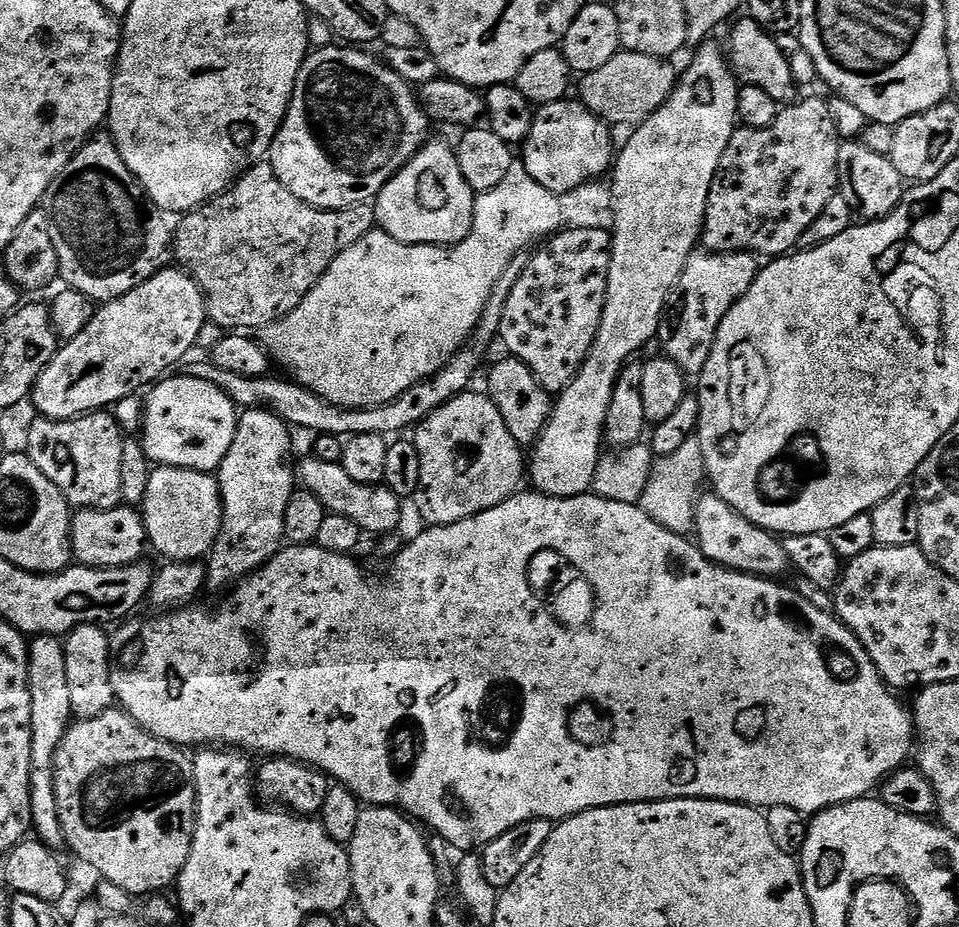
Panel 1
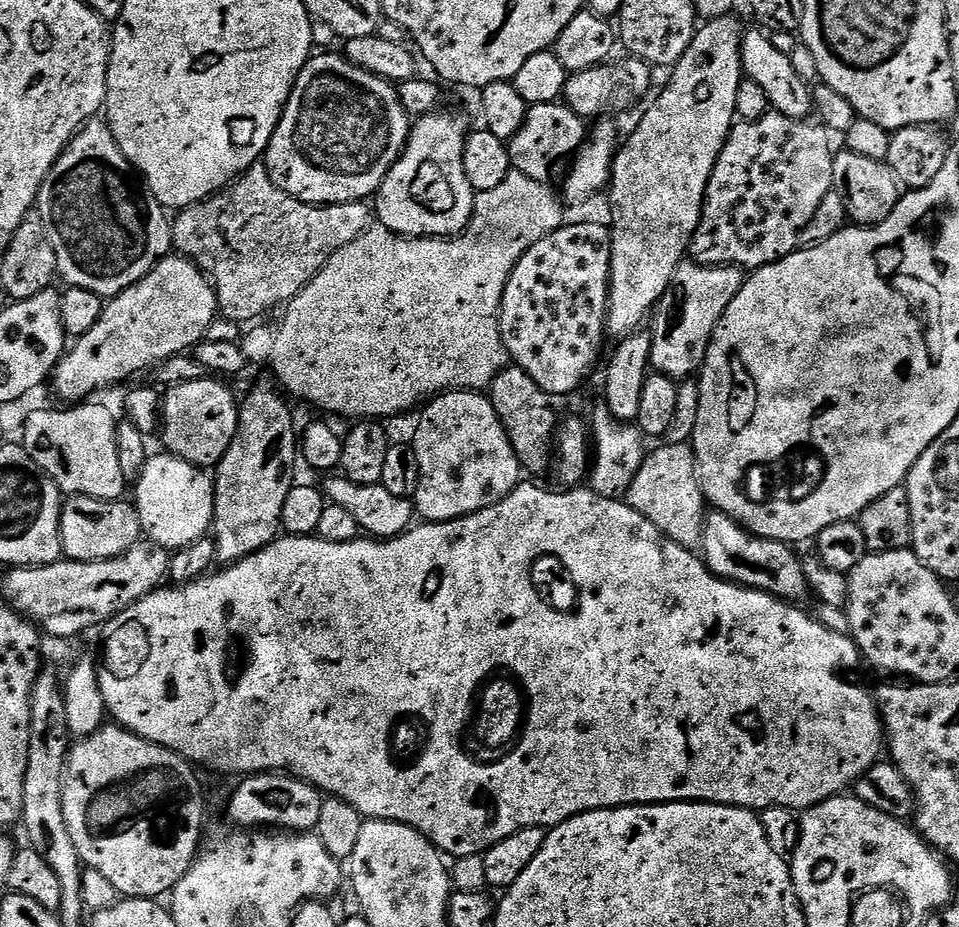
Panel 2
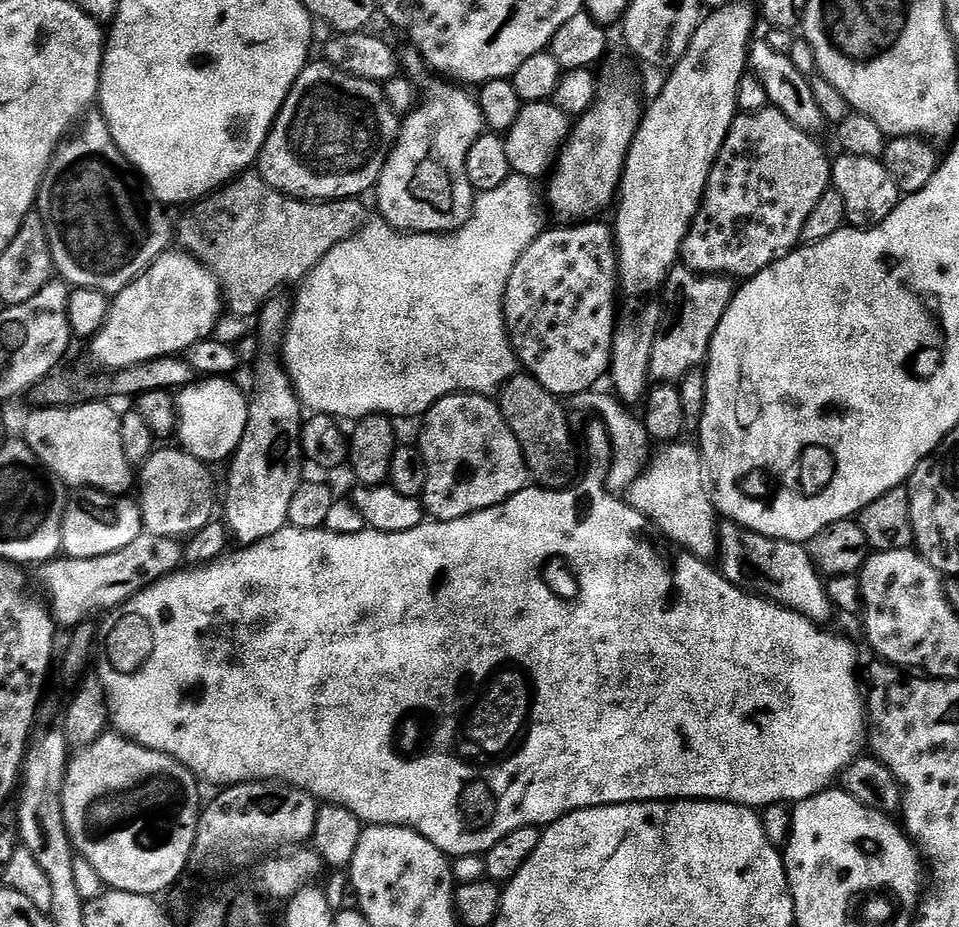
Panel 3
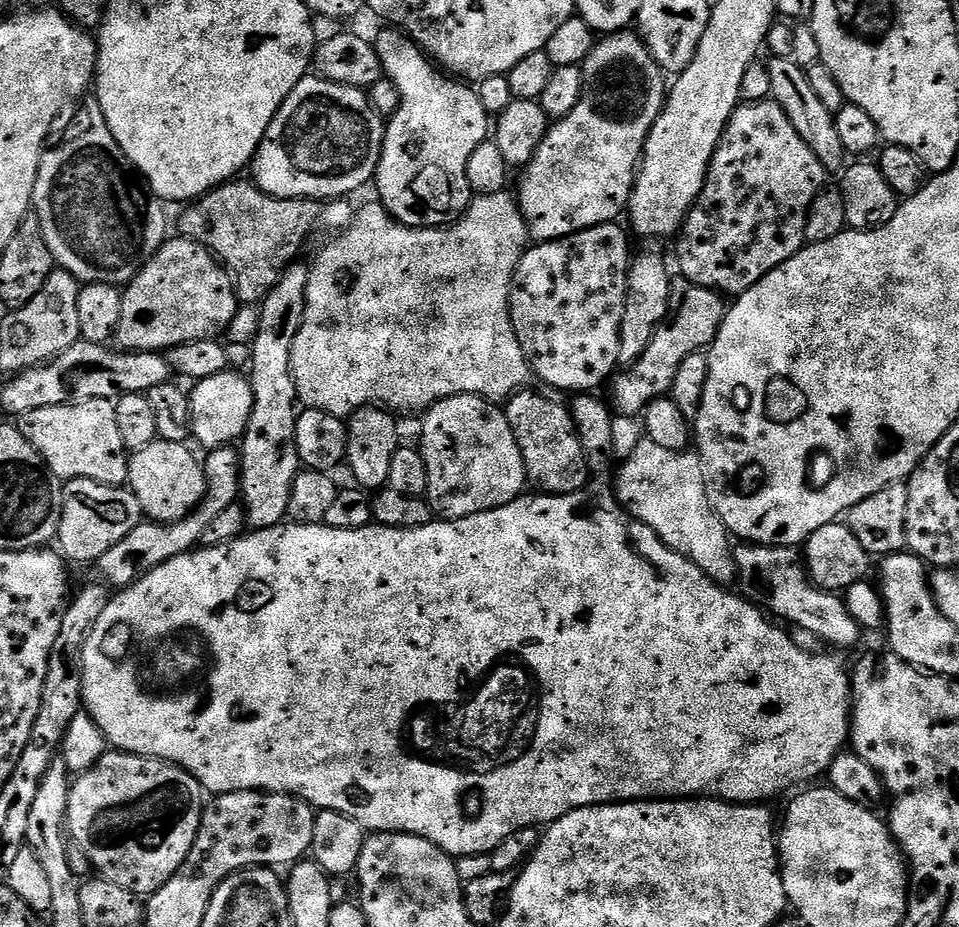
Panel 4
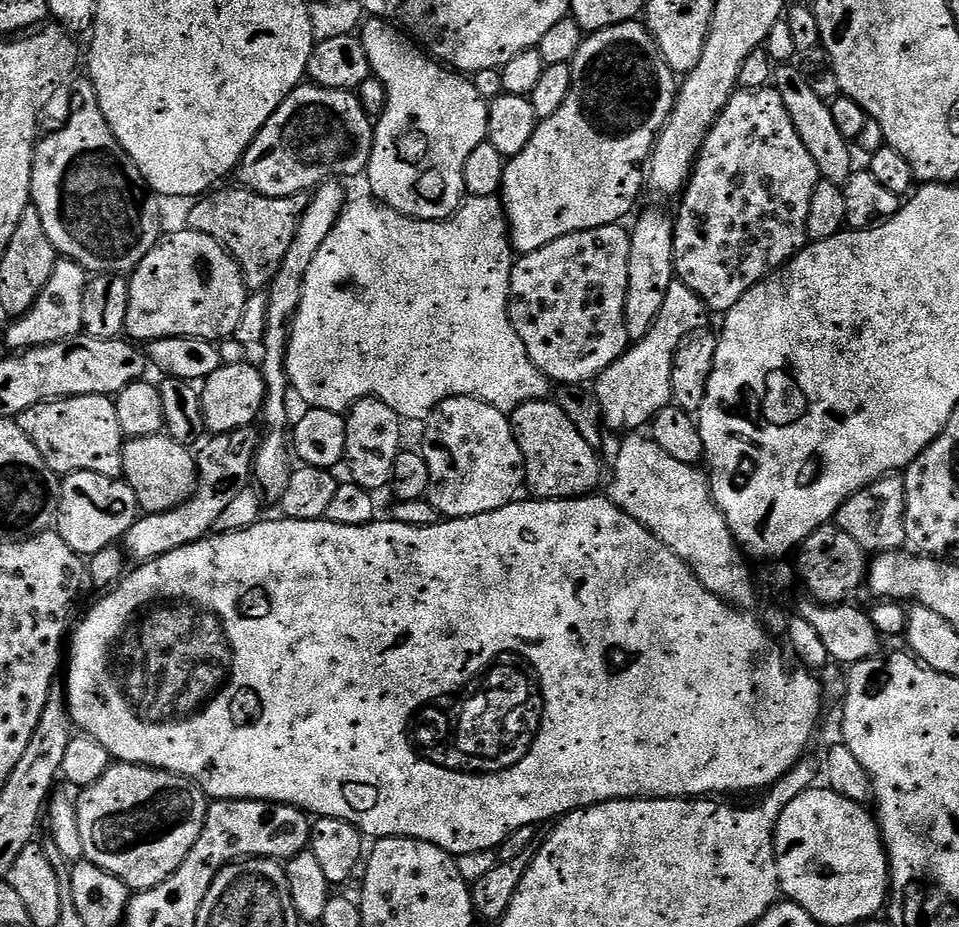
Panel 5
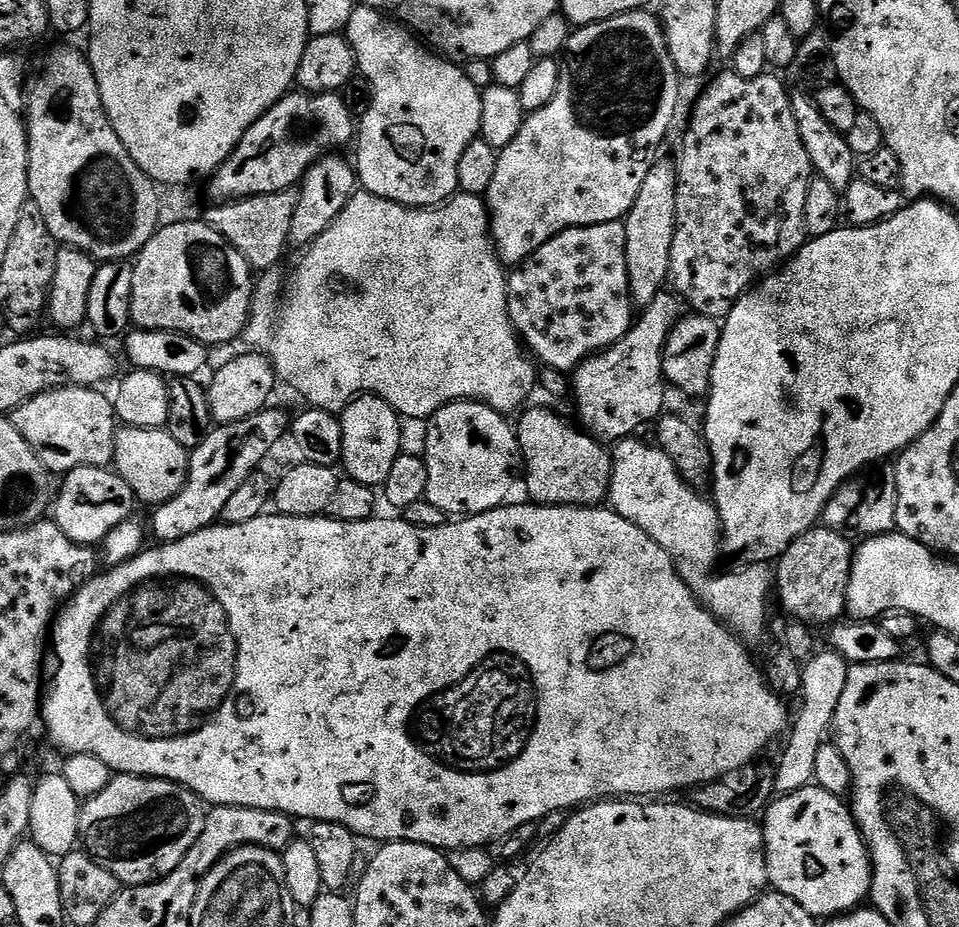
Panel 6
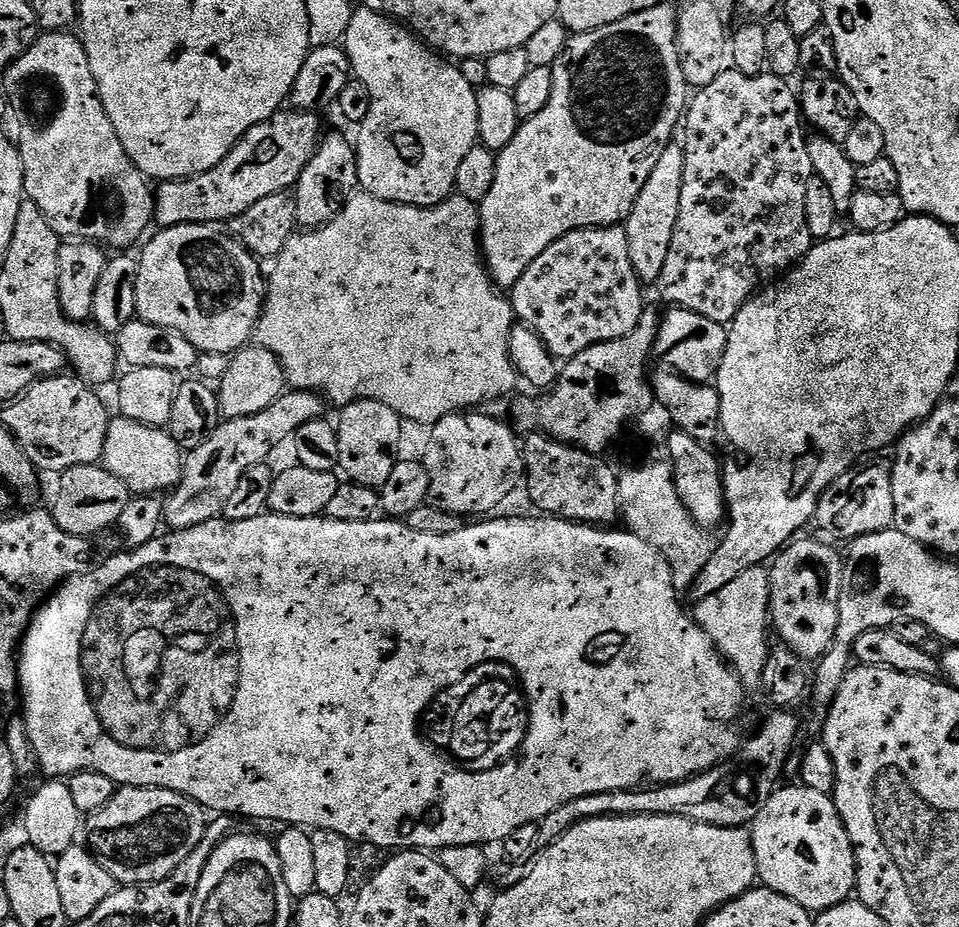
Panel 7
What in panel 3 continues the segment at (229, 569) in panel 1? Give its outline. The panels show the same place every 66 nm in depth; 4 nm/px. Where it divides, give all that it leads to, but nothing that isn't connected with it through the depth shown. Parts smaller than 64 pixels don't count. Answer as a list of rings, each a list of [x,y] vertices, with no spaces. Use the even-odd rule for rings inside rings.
[[[288,294],[272,296],[264,303],[263,308],[258,313],[258,321],[260,320],[259,347],[263,351],[259,353],[254,363],[256,381],[252,384],[252,392],[250,388],[246,430],[242,434],[242,442],[236,447],[235,456],[231,457],[232,470],[228,474],[228,493],[225,496],[223,493],[222,496],[222,512],[224,508],[222,516],[228,525],[228,531],[235,539],[237,536],[240,539],[239,543],[244,546],[270,538],[270,534],[278,534],[278,530],[286,527],[290,514],[290,502],[294,499],[294,494],[305,479],[306,459],[301,444],[302,417],[300,418],[300,412],[302,413],[302,405],[298,388],[290,372],[290,377],[288,377],[287,370],[268,353],[279,350],[284,335],[290,332],[294,324],[294,300],[292,304],[291,298],[284,295]]]

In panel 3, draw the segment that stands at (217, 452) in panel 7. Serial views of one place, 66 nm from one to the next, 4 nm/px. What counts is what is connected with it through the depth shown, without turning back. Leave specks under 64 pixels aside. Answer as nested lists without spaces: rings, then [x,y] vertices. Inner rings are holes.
[[[142,534],[130,542],[130,546],[122,546],[122,550],[114,550],[114,554],[102,554],[98,558],[57,558],[43,565],[44,580],[48,583],[48,592],[52,595],[50,611],[59,627],[67,630],[75,629],[77,624],[83,623],[91,614],[99,608],[111,610],[125,604],[130,598],[134,598],[144,588],[148,588],[162,577],[177,571],[185,563],[186,548],[175,536],[149,536]]]

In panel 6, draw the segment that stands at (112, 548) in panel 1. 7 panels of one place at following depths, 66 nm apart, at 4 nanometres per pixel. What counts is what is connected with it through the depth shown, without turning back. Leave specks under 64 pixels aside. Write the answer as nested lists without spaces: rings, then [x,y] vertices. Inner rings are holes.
[[[111,467],[75,468],[63,480],[64,485],[61,488],[59,485],[54,496],[54,519],[62,534],[66,534],[66,538],[79,544],[100,546],[110,530],[133,519],[135,512],[132,511],[138,508],[136,495]]]

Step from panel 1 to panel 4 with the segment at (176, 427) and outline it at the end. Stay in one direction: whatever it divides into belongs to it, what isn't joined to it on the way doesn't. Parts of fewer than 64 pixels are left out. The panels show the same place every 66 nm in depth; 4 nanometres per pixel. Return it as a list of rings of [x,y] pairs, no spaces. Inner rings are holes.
[[[225,370],[205,380],[195,381],[191,389],[191,435],[204,450],[235,445],[248,429],[254,406],[252,381],[236,370]]]

